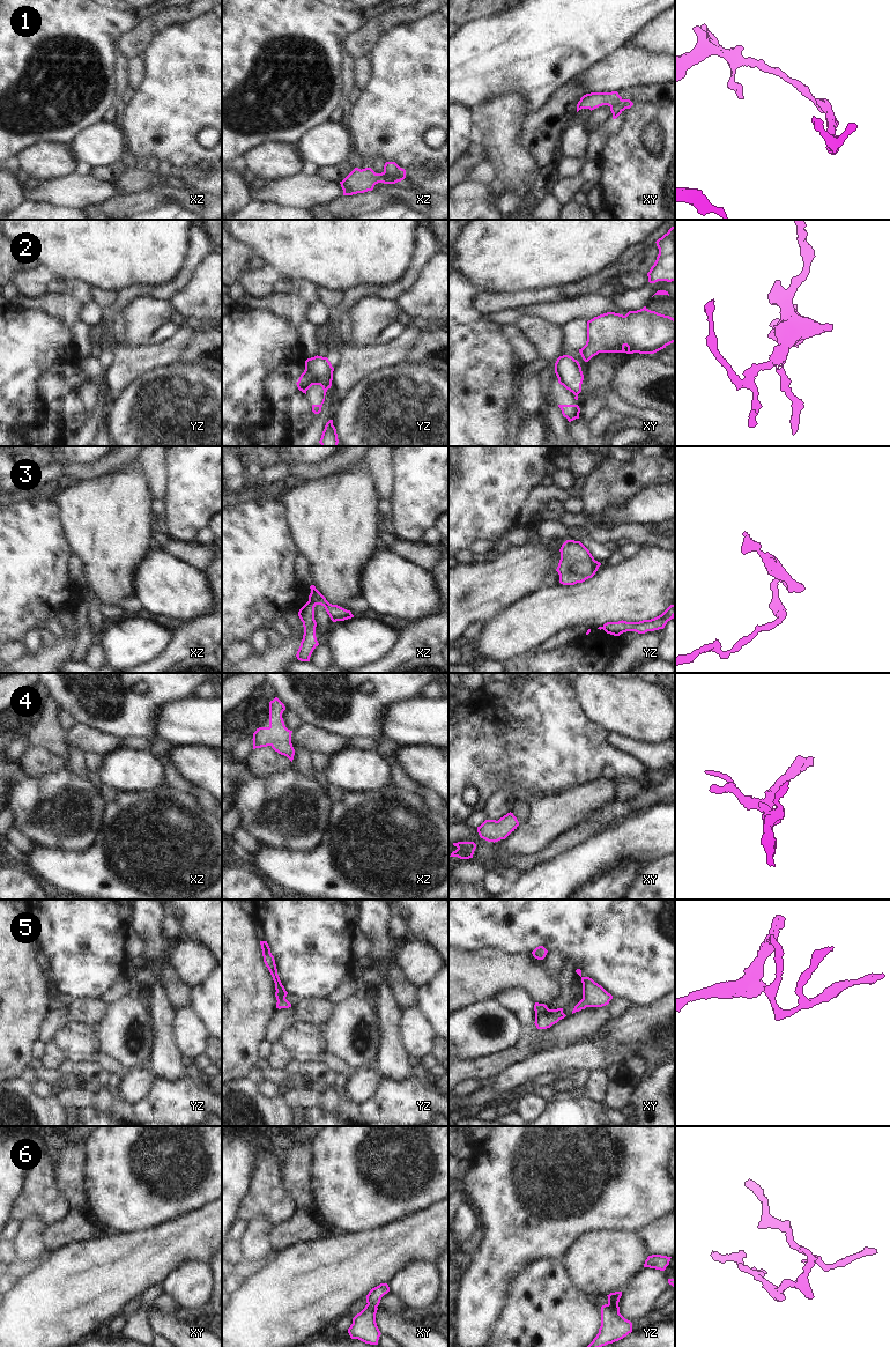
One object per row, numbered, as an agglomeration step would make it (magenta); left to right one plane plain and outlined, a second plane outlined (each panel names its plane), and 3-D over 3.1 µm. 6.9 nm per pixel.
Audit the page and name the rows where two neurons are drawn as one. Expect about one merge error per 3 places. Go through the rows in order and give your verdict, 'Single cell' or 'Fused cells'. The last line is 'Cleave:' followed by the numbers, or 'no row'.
1: Fused cells
2: Fused cells
3: Fused cells
4: Single cell
5: Single cell
6: Single cell
Cleave: 1, 2, 3

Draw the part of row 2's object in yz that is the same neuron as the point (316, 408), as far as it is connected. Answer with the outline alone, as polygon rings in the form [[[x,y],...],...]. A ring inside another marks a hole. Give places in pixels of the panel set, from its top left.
[[[317,380],[317,382],[312,382],[311,385],[307,386],[307,387],[306,387],[305,390],[303,390],[302,392],[306,394],[306,391],[307,391],[312,385],[320,385],[320,386],[322,387],[322,390],[324,390],[324,399],[322,399],[322,402],[321,402],[320,405],[312,405],[312,412],[313,412],[314,414],[319,414],[319,413],[321,412],[321,407],[322,407],[322,404],[324,404],[324,401],[325,401],[325,395],[326,395],[326,392],[327,392],[328,388],[327,388],[321,382]]]

